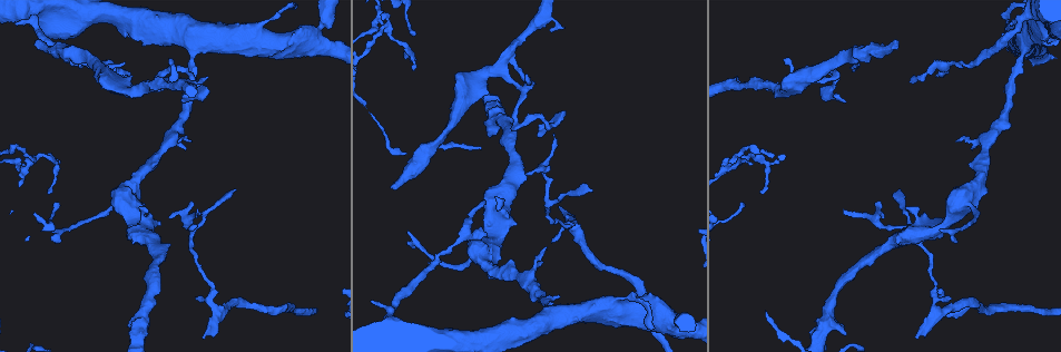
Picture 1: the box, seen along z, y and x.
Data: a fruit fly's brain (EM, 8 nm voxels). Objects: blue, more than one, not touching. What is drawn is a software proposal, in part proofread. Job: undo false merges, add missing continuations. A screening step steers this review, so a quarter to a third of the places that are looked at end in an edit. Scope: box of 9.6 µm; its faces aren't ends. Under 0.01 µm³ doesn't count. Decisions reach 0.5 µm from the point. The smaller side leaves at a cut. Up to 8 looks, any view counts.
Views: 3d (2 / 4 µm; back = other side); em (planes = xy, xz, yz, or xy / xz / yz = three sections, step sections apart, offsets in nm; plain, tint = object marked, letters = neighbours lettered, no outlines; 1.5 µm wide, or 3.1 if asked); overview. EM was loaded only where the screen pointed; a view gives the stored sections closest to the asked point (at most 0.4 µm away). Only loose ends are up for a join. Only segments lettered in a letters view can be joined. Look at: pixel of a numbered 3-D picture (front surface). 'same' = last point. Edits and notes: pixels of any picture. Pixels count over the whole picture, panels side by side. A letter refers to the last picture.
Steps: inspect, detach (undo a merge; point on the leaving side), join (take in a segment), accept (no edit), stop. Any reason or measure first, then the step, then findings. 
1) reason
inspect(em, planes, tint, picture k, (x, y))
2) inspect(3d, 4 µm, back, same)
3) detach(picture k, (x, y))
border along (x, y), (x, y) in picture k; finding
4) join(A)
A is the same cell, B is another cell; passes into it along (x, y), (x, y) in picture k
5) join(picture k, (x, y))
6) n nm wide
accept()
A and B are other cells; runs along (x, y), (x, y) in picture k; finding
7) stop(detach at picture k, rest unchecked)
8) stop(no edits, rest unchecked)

inspect(3d, 4 µm, picture 1, (275, 15))

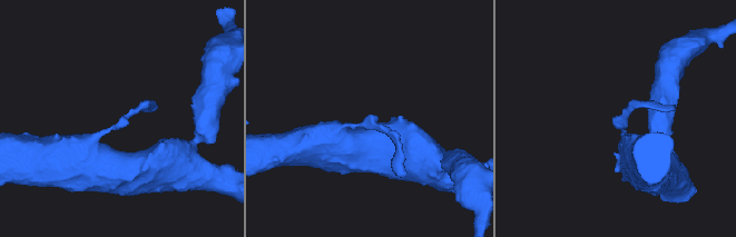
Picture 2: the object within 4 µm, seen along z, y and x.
inspect(em, xy, step 4, letters, picture 2, (623, 123))

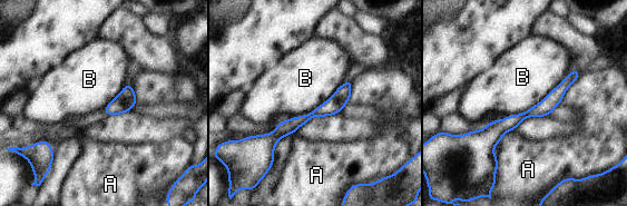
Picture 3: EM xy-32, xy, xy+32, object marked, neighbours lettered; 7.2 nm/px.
inspect(em, planes, letters, same)

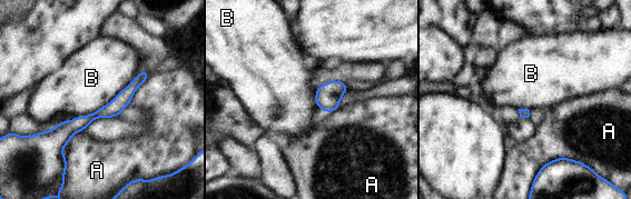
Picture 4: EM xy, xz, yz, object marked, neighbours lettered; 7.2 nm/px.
accept()
A and B are other cells; border along (143, 70), (107, 103), (74, 118) in picture 4; continuous, no second cell

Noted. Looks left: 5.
an open end
inspect(3d, 4 µm, picture 1, (917, 337))

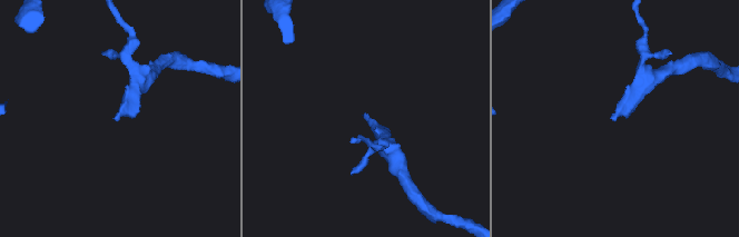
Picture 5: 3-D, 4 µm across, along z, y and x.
inspect(em, planes, plain, picture 5, (115, 116))

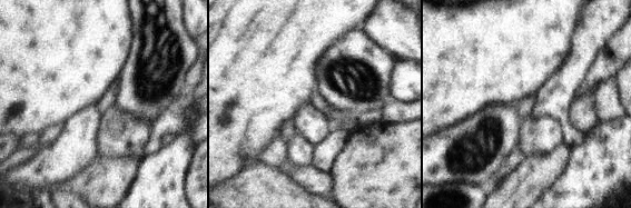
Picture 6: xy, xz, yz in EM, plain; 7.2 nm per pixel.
inspect(em, planes, letters, same)

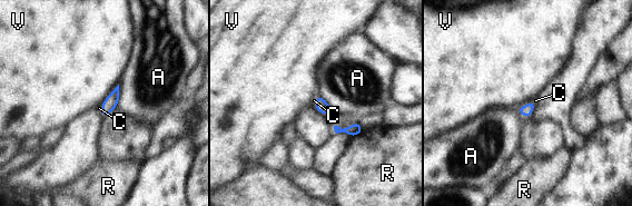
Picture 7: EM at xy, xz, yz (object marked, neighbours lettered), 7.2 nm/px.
A touches over 180 nm
join(C)
C is the same cell, A, R and V are other cells; it goes on there

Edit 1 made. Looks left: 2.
branch stops here
inspect(3d, 2 µm, picture 1, (843, 211))

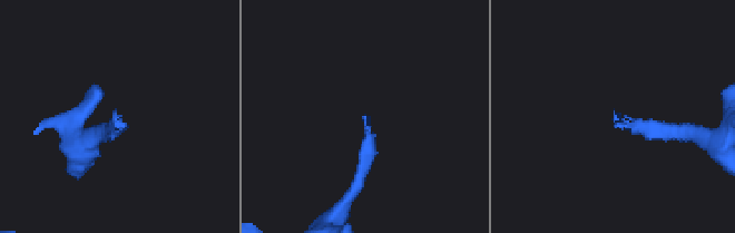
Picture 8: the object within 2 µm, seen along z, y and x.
inspect(em, planes, letters, picture 8, (117, 115))

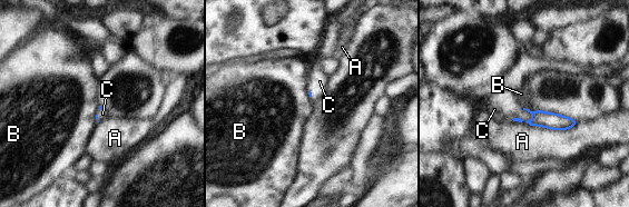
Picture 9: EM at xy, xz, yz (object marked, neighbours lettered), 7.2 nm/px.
A touches over 360 nm
join(C)
C is the same cell, A and B are other cells; passes into it along (550, 120), (530, 112), (503, 100) in picture 9; it goes on there

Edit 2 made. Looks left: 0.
stop(join at picture 7, join at picture 9, rest unchecked)

